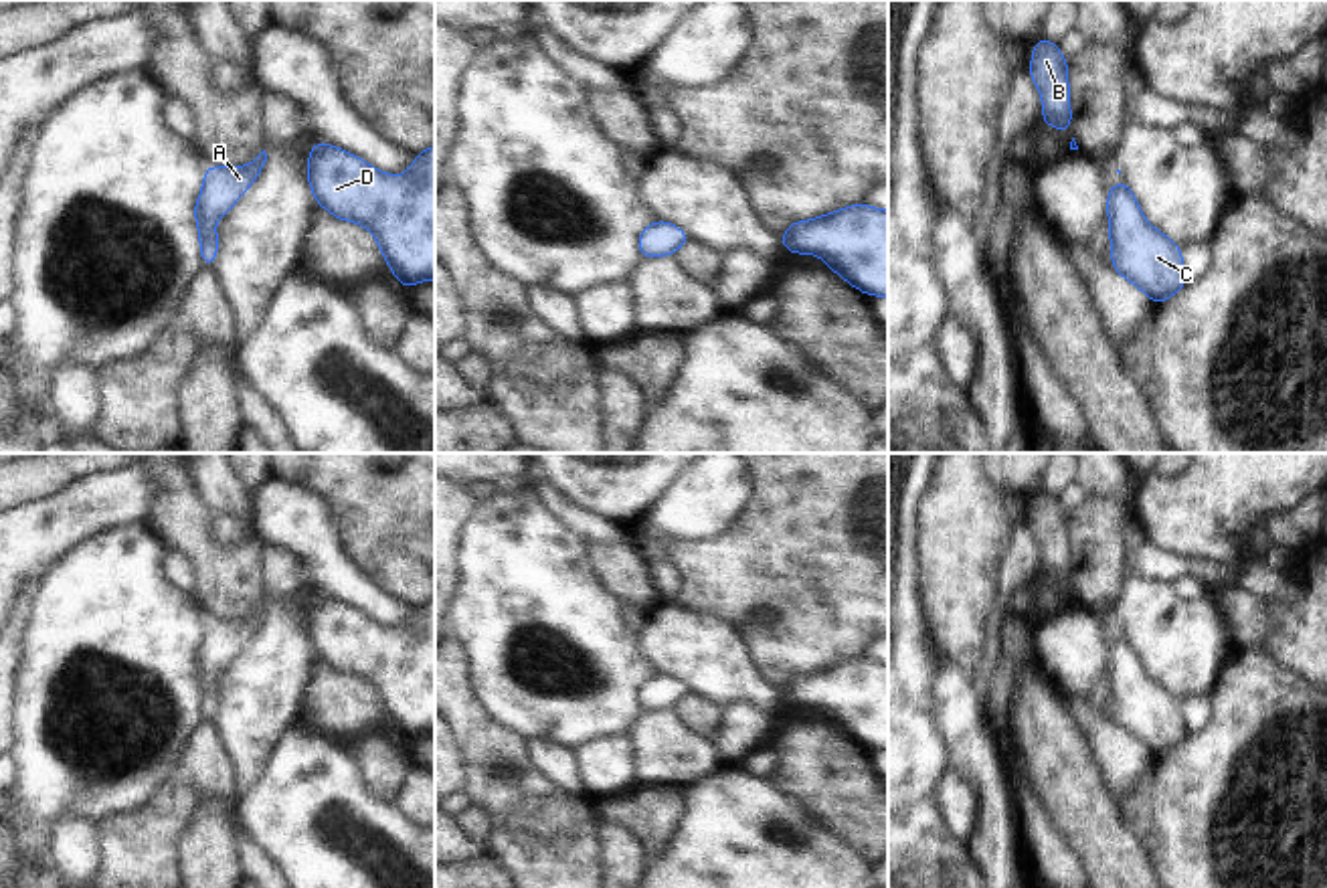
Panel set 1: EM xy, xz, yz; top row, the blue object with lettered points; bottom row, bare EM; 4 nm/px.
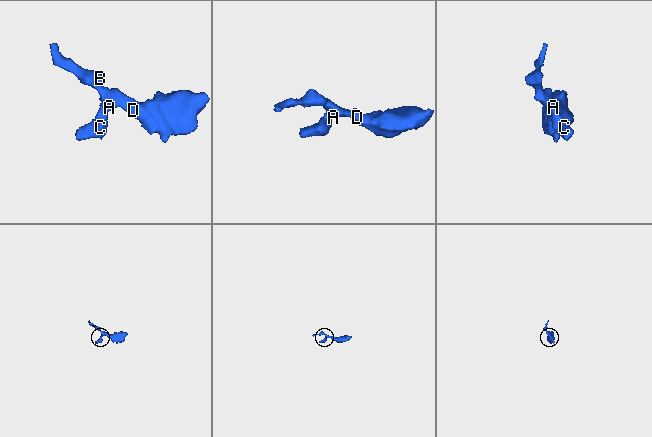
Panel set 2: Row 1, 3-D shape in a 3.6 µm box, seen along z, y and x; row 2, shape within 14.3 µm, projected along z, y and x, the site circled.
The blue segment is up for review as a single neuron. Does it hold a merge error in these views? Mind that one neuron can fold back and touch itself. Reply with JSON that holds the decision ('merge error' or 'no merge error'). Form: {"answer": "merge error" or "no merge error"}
{"answer": "no merge error"}

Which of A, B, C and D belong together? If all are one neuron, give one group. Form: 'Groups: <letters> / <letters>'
Groups: A B C D

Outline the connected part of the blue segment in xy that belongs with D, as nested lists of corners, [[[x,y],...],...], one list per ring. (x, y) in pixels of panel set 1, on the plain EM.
[[[316,593],[307,613],[307,633],[318,659],[328,661],[340,674],[364,678],[376,690],[401,738],[413,740],[423,732],[435,732],[435,599],[413,609],[409,627],[390,629],[346,603]]]

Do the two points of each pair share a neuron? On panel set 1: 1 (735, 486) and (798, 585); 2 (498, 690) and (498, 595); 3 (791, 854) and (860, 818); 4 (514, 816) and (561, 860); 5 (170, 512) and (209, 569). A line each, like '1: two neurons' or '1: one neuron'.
1: two neurons
2: one neuron
3: two neurons
4: one neuron
5: one neuron

